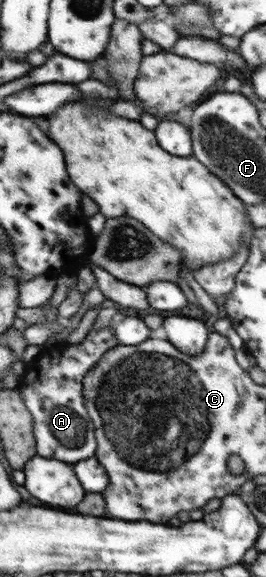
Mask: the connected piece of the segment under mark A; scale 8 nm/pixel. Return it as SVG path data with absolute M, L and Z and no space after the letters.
M110 326L90 330L79 344L66 345L62 350L46 347L32 360L21 366L20 382L16 387L21 401L33 417L33 436L38 456L46 456L70 464L96 455L96 429L87 415L82 400L82 377L106 352L118 346Z

